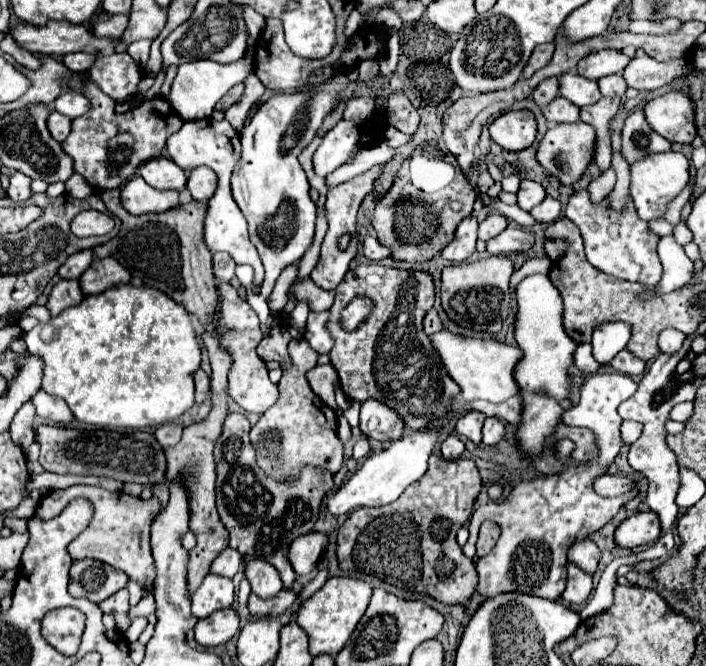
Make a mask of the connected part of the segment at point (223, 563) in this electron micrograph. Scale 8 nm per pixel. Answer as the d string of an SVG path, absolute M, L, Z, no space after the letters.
M227 547L211 565L211 573L223 575L223 577L235 577L235 573L243 567L243 557L239 551Z

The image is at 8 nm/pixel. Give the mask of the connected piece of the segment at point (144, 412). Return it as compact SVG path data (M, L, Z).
M125 283L123 285L109 287L107 291L103 291L99 295L87 295L79 305L65 309L61 315L53 317L49 323L39 323L31 331L23 333L21 339L25 341L25 345L27 345L27 349L31 353L37 353L37 355L43 357L45 369L43 369L43 385L41 387L47 393L51 393L51 395L61 397L69 405L69 409L71 409L71 413L75 415L77 421L93 424L97 428L104 430L159 427L163 423L177 421L185 411L189 411L195 405L195 397L193 397L193 393L195 393L193 375L201 367L201 347L199 347L199 339L197 339L197 333L193 329L191 315L179 303L175 303L169 297L165 297L165 293L159 291L159 289L153 289L153 287L133 287L133 285L125 285Z

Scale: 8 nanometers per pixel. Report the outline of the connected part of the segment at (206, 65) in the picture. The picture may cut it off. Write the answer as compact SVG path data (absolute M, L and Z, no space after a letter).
M245 59L231 63L231 65L219 65L213 61L191 61L191 63L183 63L177 69L177 77L171 85L171 93L169 93L169 103L173 105L173 109L181 115L183 121L193 121L193 119L207 119L211 117L217 101L237 83L241 83L245 77L249 75L249 63Z

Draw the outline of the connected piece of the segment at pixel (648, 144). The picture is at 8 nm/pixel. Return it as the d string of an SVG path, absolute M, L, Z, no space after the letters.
M635 109L625 119L621 139L623 139L623 157L629 163L633 163L635 159L641 159L647 153L661 153L671 149L671 143L649 127L641 109Z

